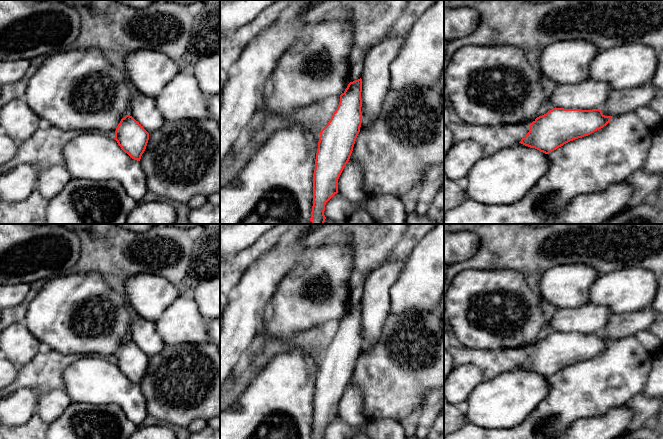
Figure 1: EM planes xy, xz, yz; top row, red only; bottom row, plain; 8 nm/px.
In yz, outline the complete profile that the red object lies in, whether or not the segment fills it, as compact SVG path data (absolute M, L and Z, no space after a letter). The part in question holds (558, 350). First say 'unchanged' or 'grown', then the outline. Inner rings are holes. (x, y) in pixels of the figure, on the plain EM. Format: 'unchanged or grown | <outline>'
unchanged | M555 331L530 347L529 356L519 367L549 378L570 365L603 352L612 342L605 340L600 333Z

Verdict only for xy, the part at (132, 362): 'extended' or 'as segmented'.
as segmented

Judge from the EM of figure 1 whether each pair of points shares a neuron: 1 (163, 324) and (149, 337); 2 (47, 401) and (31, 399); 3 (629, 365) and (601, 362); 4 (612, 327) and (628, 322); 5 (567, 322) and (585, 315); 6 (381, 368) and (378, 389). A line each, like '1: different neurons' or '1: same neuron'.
1: different neurons
2: different neurons
3: same neuron
4: same neuron
5: same neuron
6: same neuron

